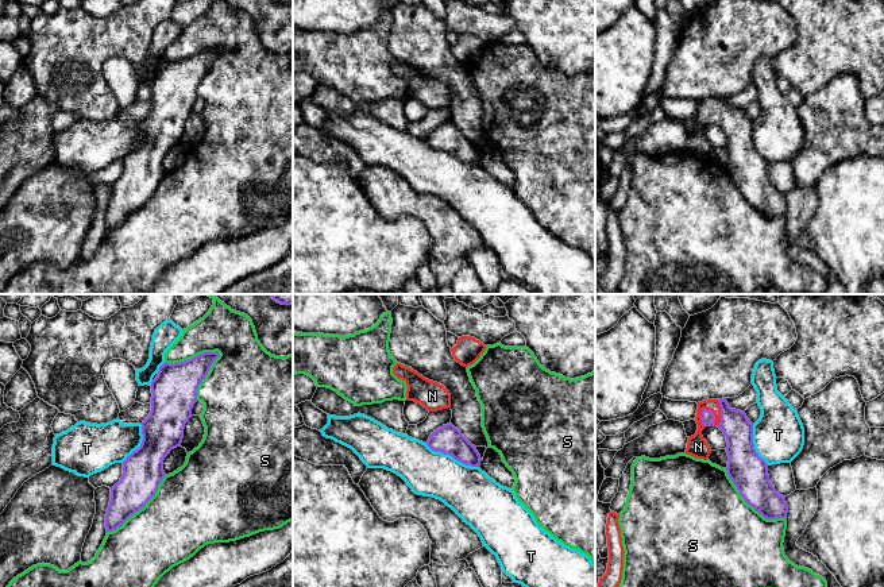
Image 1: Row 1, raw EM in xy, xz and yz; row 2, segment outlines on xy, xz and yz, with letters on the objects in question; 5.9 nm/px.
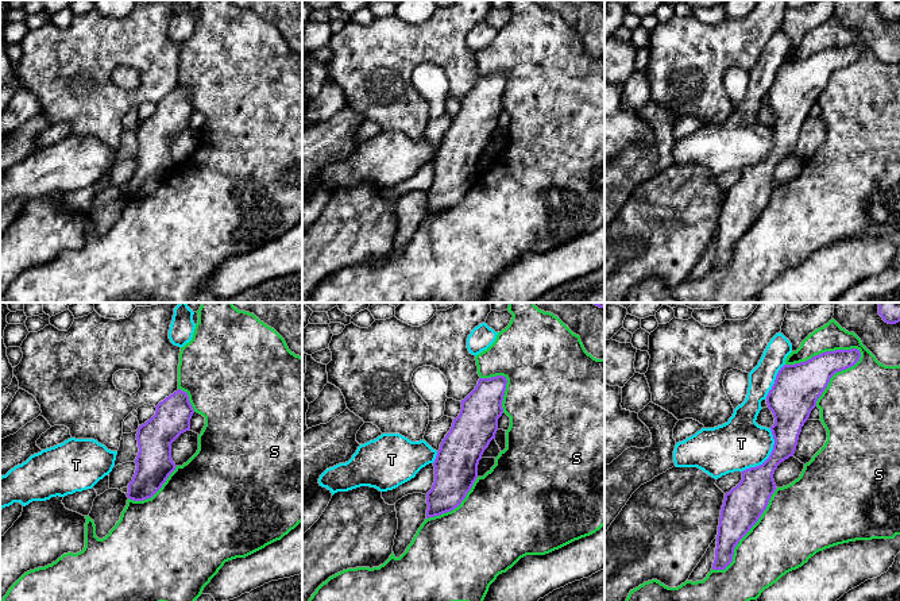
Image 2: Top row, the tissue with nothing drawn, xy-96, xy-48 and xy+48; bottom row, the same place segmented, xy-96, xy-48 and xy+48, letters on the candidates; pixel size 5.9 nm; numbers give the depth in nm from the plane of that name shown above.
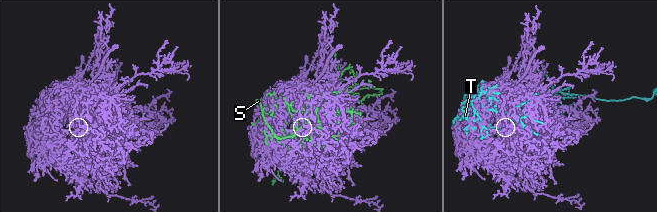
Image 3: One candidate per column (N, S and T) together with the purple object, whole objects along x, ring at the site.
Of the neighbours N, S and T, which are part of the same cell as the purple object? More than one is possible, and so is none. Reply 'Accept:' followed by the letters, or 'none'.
Accept: N

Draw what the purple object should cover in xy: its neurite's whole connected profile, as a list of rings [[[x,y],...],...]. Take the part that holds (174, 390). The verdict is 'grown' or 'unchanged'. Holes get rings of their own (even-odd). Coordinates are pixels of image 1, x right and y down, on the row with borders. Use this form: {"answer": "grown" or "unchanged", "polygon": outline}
{"answer": "unchanged", "polygon": [[[204,352],[181,363],[163,363],[151,382],[151,412],[142,422],[140,447],[123,462],[123,476],[111,488],[105,514],[107,532],[113,532],[155,495],[166,476],[163,460],[181,445],[185,424],[197,402],[197,389],[219,352]]]}

